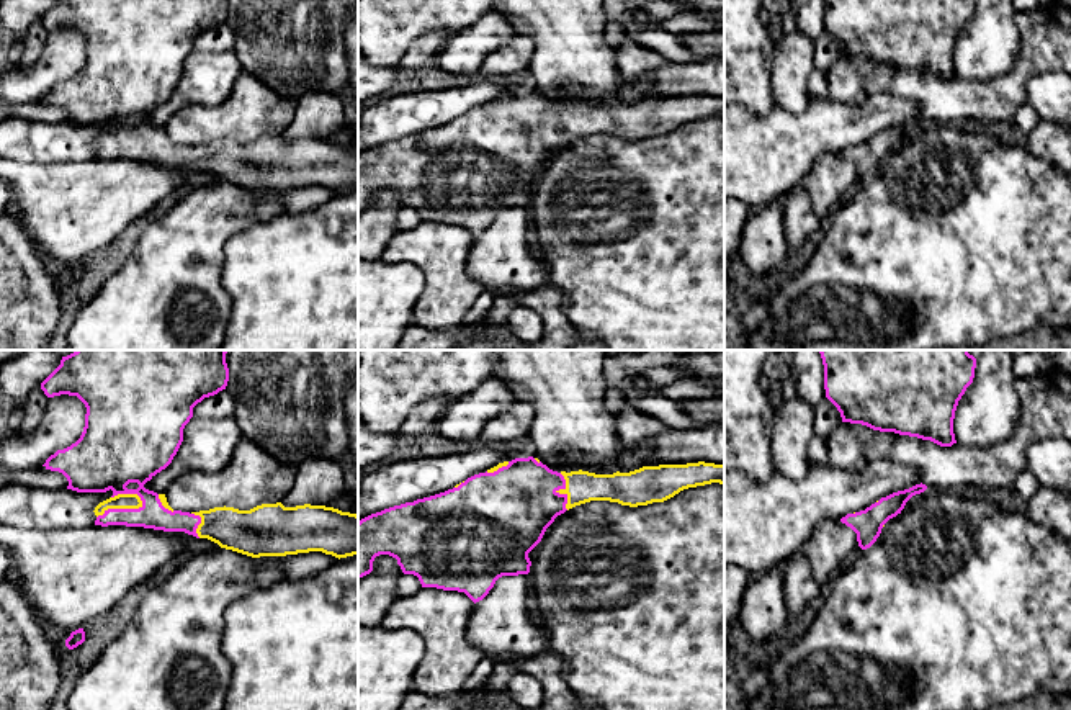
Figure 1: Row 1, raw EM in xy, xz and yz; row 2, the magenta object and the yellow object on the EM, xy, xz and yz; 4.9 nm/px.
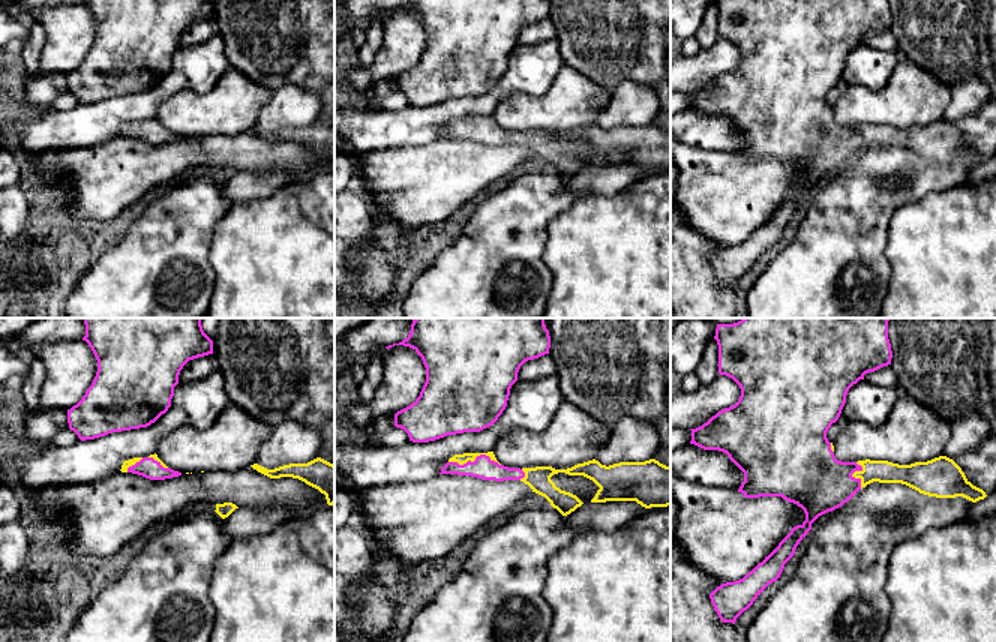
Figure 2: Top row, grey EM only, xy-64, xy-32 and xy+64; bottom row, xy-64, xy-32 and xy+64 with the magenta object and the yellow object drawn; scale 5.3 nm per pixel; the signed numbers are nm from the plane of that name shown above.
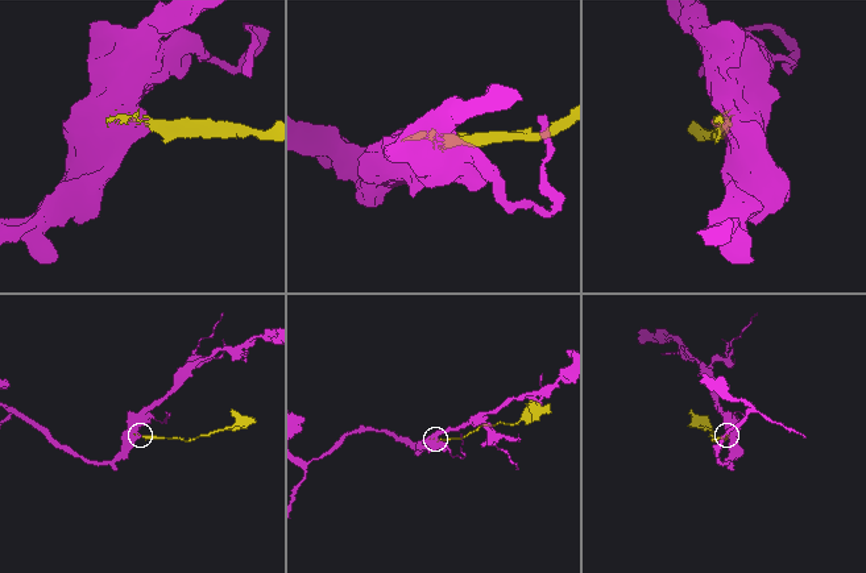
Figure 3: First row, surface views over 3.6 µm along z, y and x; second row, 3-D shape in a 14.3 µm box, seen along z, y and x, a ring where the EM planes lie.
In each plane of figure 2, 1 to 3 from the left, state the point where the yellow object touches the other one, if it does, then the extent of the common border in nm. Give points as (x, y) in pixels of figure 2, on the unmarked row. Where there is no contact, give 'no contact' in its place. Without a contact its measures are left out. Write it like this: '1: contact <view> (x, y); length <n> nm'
1: contact xy-64 (135, 128); length 120 nm
2: contact xy-32 (476, 123); length 280 nm
3: contact xy+64 (852, 137); length 150 nm

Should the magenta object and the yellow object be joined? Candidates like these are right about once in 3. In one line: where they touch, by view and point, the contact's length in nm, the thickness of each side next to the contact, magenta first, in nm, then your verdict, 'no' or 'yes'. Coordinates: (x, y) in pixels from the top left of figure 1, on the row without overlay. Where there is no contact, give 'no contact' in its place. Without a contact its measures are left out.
contact xy (120, 143); length 240 nm; calibres 280 and 80 nm; yes

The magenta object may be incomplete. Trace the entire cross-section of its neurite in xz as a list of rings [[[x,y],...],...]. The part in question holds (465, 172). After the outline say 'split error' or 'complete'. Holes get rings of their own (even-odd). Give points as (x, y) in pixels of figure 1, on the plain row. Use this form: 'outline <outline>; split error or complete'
outline [[[515,92],[499,97],[486,106],[474,108],[445,126],[417,133],[371,147],[358,155],[358,213],[373,204],[379,188],[397,193],[404,208],[419,211],[422,221],[464,226],[474,237],[482,234],[502,209],[528,208],[531,195],[528,186],[541,175],[546,162],[566,144],[590,136],[610,134],[638,141],[664,136],[683,123],[711,116],[724,118],[724,98],[687,97],[643,100],[630,106],[595,108],[589,105],[553,105],[538,92]]]; split error

